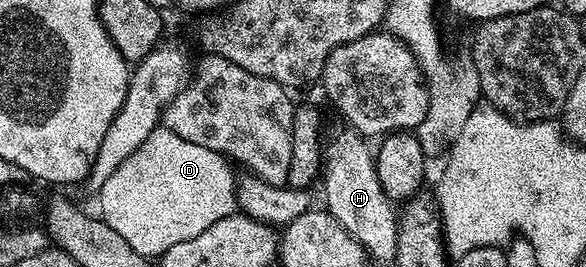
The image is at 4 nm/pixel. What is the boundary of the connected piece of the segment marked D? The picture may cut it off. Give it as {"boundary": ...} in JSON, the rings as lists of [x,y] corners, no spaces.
{"boundary":[[[157,126],[150,138],[106,178],[106,182],[98,189],[102,219],[107,222],[130,246],[141,250],[159,249],[174,242],[186,242],[186,238],[194,238],[206,230],[214,222],[233,215],[236,203],[237,179],[232,178],[233,165],[219,152],[206,146],[194,146],[194,142],[186,142],[186,138],[178,138],[169,128]]]}

